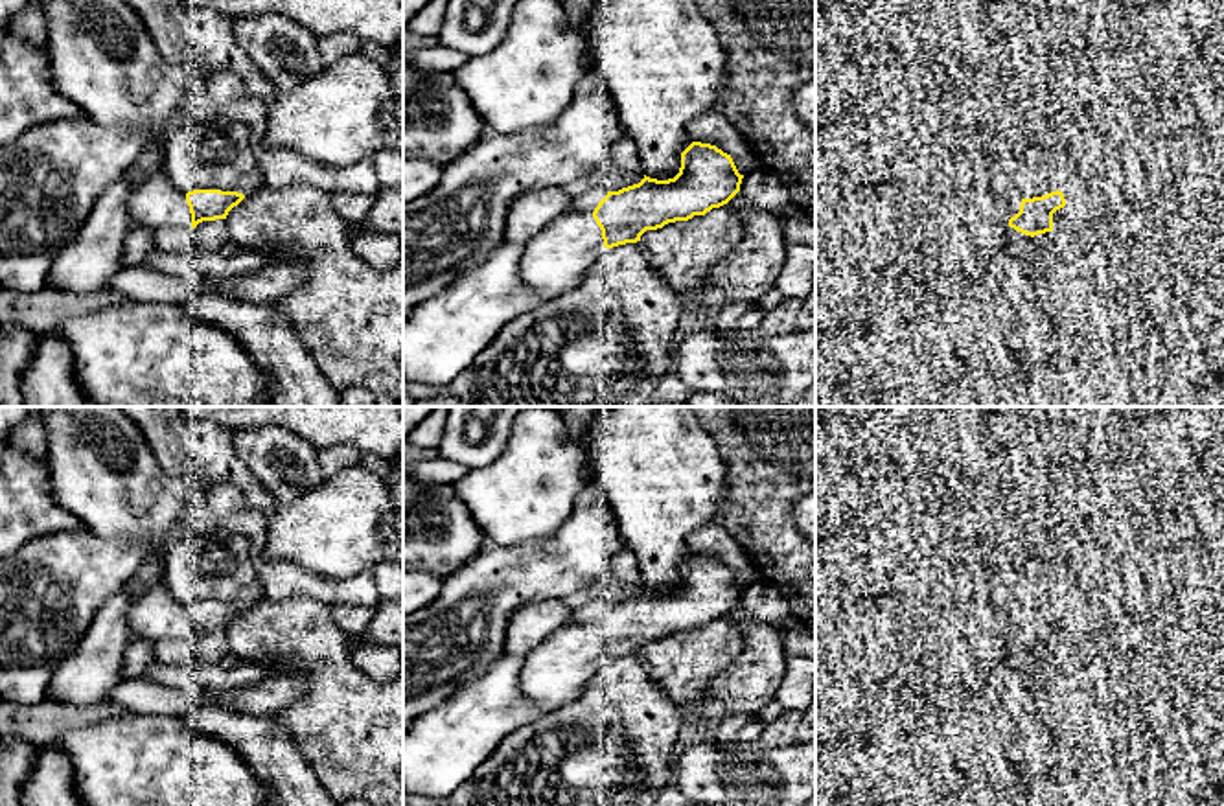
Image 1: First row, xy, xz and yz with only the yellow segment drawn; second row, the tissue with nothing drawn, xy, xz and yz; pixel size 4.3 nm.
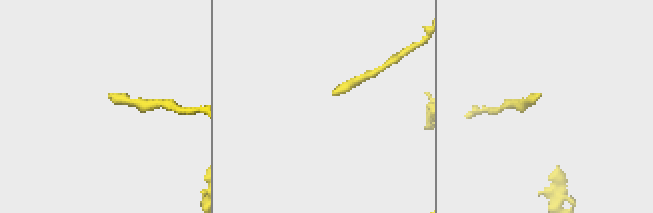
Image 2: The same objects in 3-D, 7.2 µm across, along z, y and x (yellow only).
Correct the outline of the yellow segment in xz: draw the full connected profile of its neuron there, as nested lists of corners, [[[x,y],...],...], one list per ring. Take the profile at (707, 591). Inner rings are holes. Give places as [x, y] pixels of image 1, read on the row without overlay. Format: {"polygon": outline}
{"polygon": [[[692,554],[681,565],[674,591],[644,587],[639,596],[607,604],[593,626],[565,626],[526,653],[521,690],[547,710],[574,703],[607,661],[637,655],[646,642],[688,633],[727,616],[740,604],[742,591],[731,567],[716,558]]]}

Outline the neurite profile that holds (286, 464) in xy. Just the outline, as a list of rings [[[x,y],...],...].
[[[278,425],[236,431],[234,449],[278,502],[291,502],[326,478],[318,451]]]

